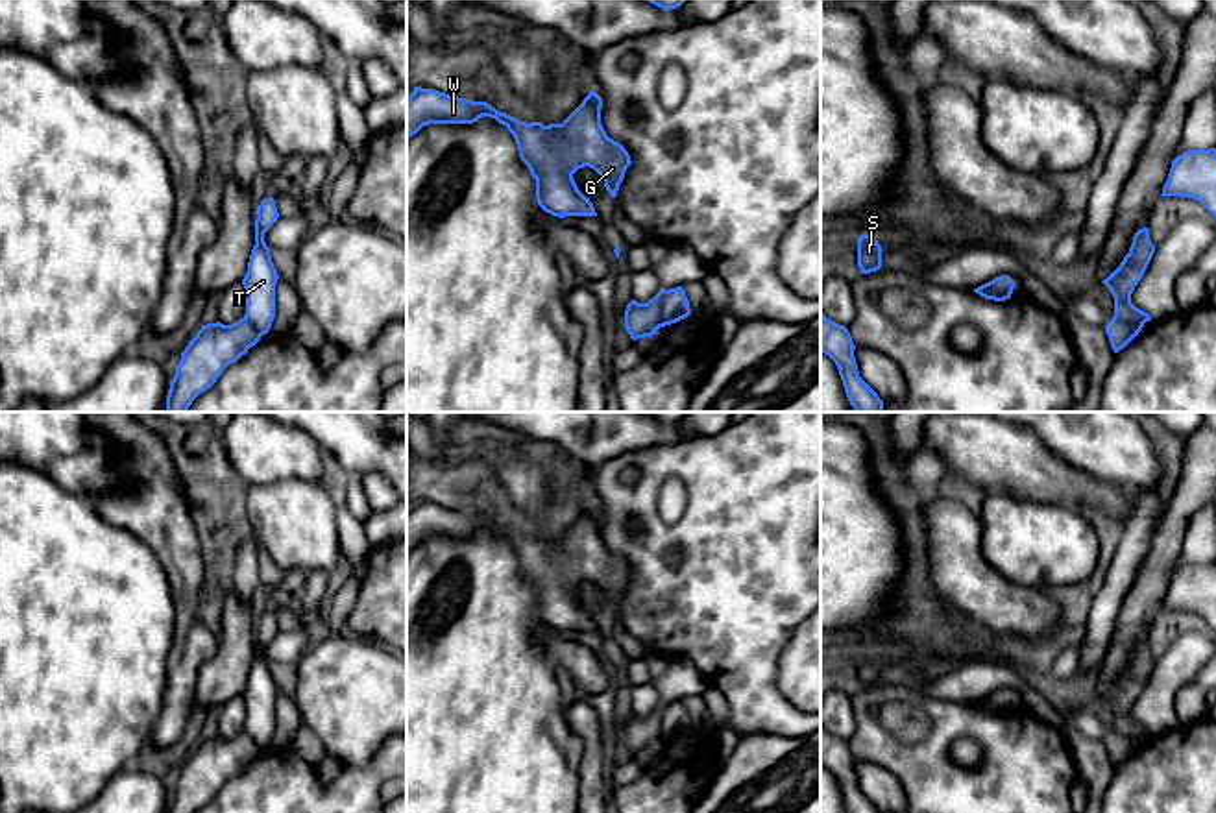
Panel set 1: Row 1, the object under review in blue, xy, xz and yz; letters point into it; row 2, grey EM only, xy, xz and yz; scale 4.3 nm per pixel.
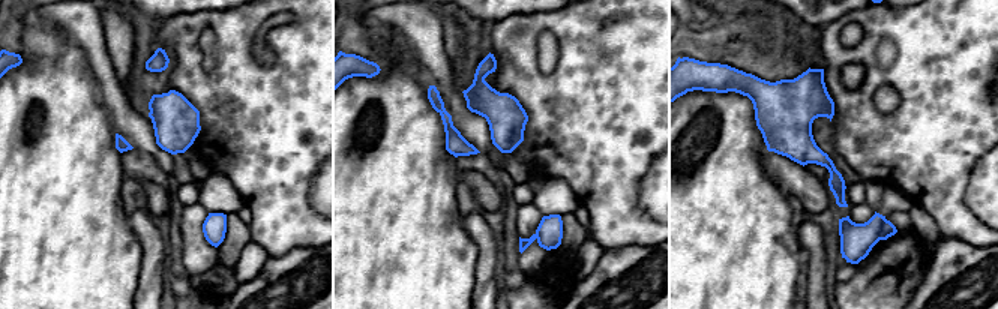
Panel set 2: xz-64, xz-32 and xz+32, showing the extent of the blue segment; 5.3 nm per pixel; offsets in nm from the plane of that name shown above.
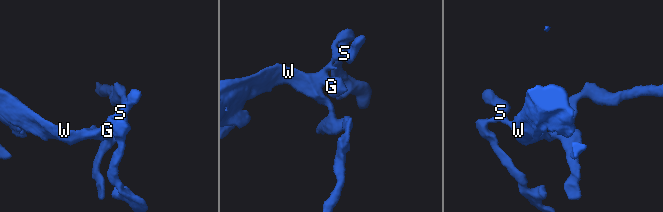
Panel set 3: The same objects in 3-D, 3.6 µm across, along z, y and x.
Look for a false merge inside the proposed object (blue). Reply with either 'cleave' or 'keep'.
cleave

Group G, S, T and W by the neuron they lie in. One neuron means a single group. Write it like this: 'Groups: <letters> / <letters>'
Groups: G S W / T

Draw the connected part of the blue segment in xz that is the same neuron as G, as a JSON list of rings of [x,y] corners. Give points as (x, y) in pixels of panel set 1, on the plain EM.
[[[414,501],[407,512],[407,554],[429,538],[473,538],[482,530],[495,532],[516,552],[519,571],[536,593],[538,619],[558,632],[597,630],[573,588],[593,582],[612,612],[630,580],[628,565],[610,552],[601,538],[602,512],[591,504],[562,536],[521,536],[486,516],[449,510],[434,503]]]

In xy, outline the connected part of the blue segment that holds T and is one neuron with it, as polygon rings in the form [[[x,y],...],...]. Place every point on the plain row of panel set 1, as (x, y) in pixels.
[[[264,612],[255,625],[255,660],[249,669],[248,686],[242,693],[246,702],[246,732],[251,739],[266,748],[275,732],[275,698],[277,684],[272,676],[264,647],[277,636],[279,626],[274,612]]]

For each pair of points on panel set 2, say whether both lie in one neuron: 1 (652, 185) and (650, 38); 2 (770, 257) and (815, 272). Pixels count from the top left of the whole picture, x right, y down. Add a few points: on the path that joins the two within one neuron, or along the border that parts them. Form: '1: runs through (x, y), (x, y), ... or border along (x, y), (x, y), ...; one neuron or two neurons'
1: border along (653, 158), (641, 180), (638, 195); two neurons
2: border along (796, 236), (797, 242), (808, 252), (806, 293); two neurons

